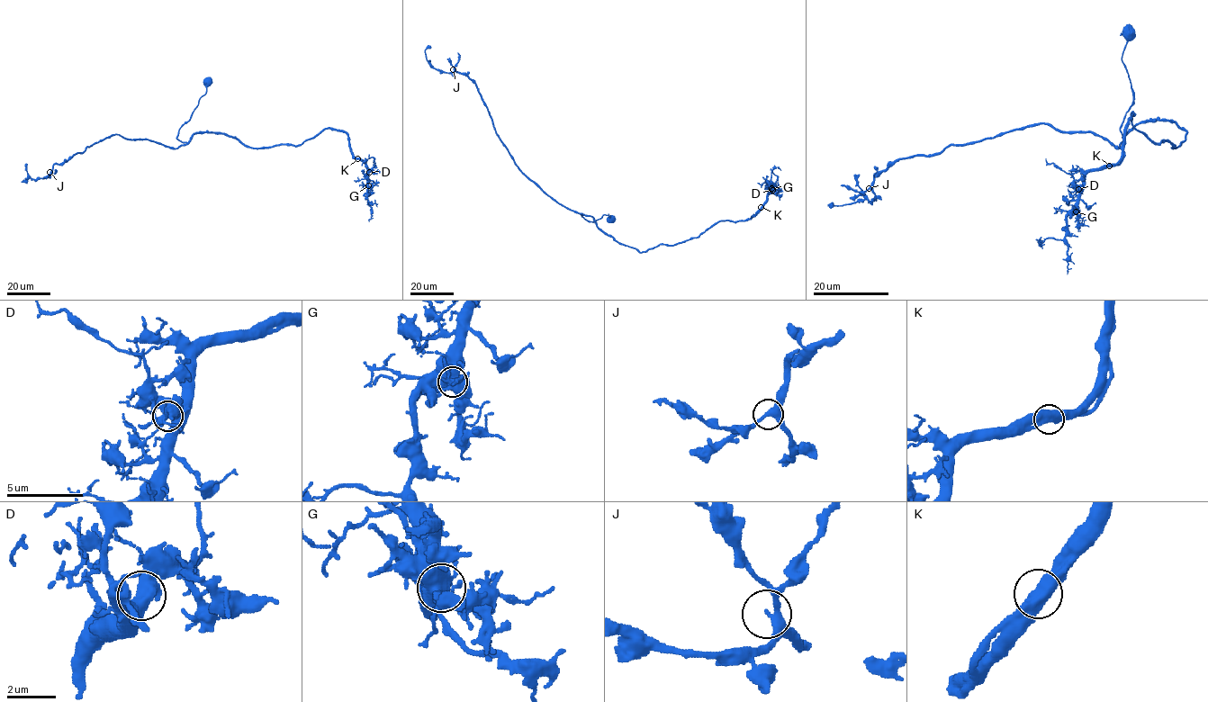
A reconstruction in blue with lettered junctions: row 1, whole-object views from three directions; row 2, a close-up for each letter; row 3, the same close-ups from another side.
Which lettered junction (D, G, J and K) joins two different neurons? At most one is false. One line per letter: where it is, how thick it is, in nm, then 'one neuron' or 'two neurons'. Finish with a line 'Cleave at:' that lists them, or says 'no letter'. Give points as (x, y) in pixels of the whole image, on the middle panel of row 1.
D: (772, 190) | 550 nm | one neuron
G: (771, 188) | 480 nm | one neuron
J: (453, 69) | 240 nm | one neuron
K: (761, 207) | 600 nm | one neuron
Cleave at: no letter

